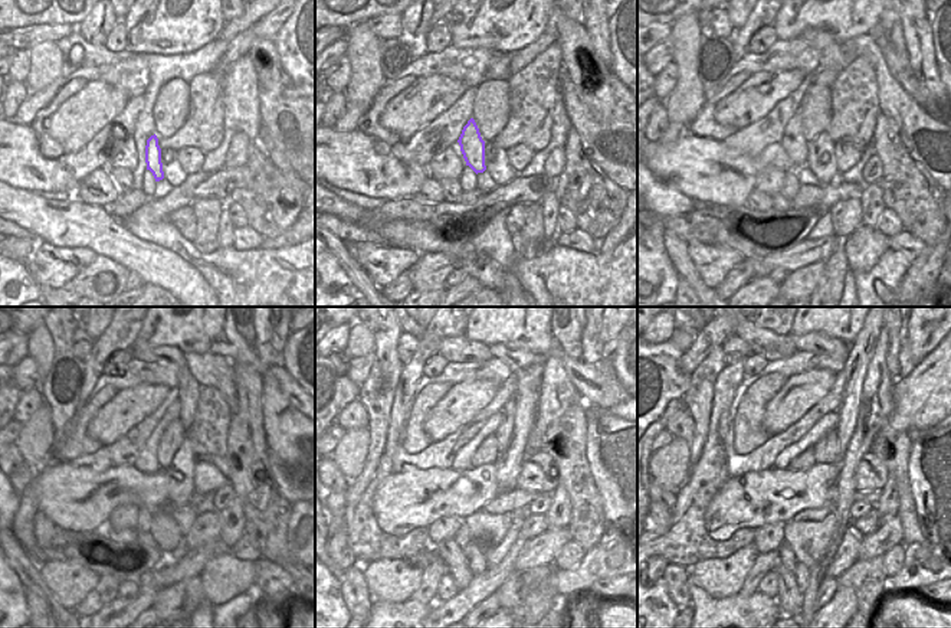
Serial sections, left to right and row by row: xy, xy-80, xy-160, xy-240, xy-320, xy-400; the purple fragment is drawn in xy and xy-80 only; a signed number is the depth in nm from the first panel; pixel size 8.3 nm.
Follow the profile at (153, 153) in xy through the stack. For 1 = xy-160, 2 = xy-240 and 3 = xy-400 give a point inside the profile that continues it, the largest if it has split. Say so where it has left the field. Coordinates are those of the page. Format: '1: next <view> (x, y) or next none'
1: next xy-160 (793, 141)
2: next xy-240 (147, 463)
3: next xy-400 (829, 422)

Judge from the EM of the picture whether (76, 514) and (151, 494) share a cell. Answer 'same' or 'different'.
same

